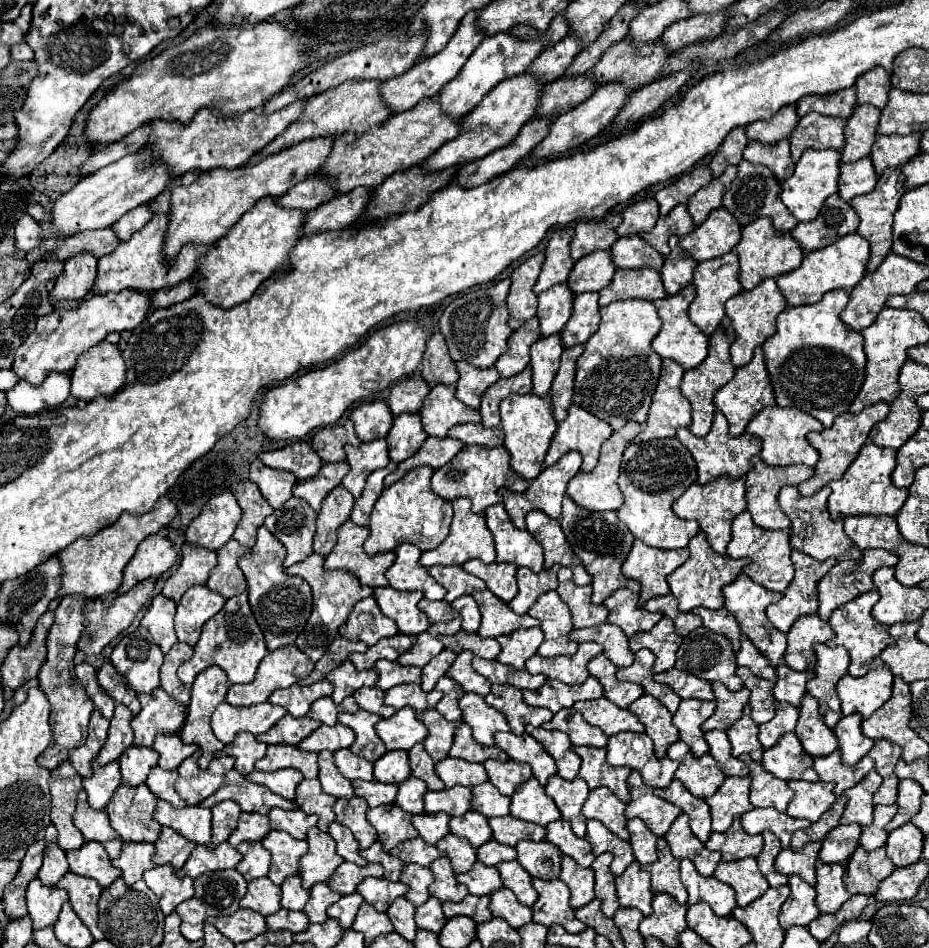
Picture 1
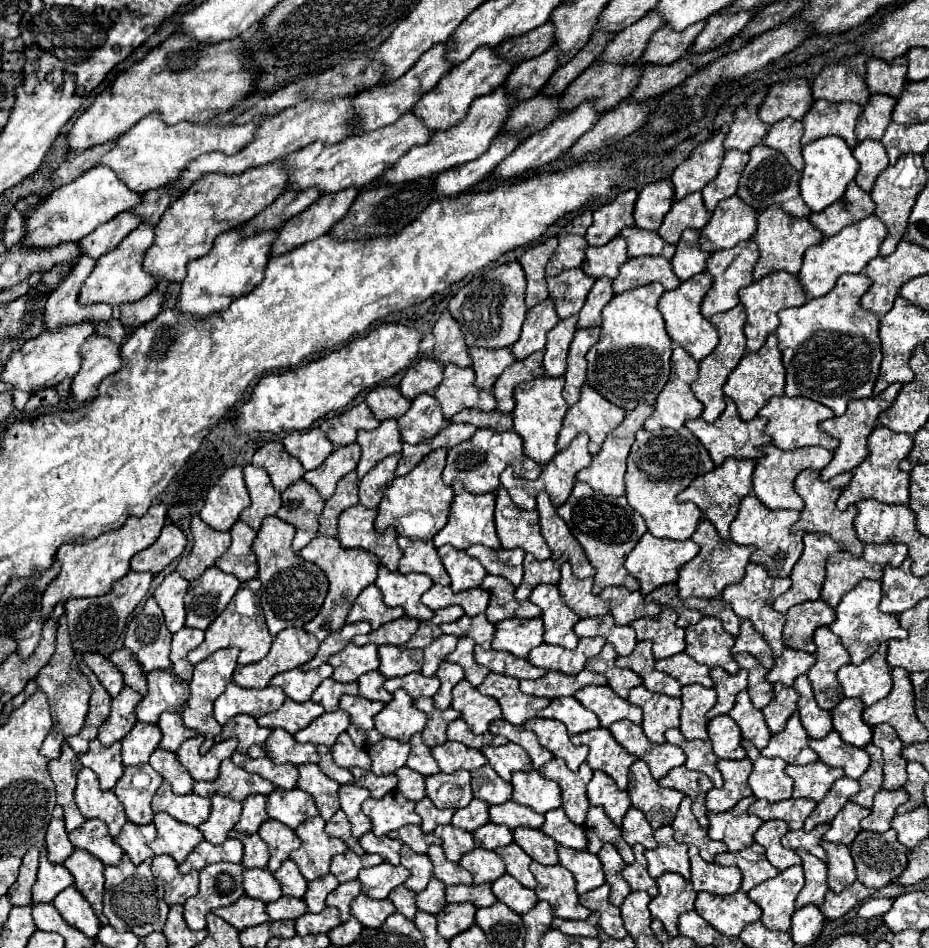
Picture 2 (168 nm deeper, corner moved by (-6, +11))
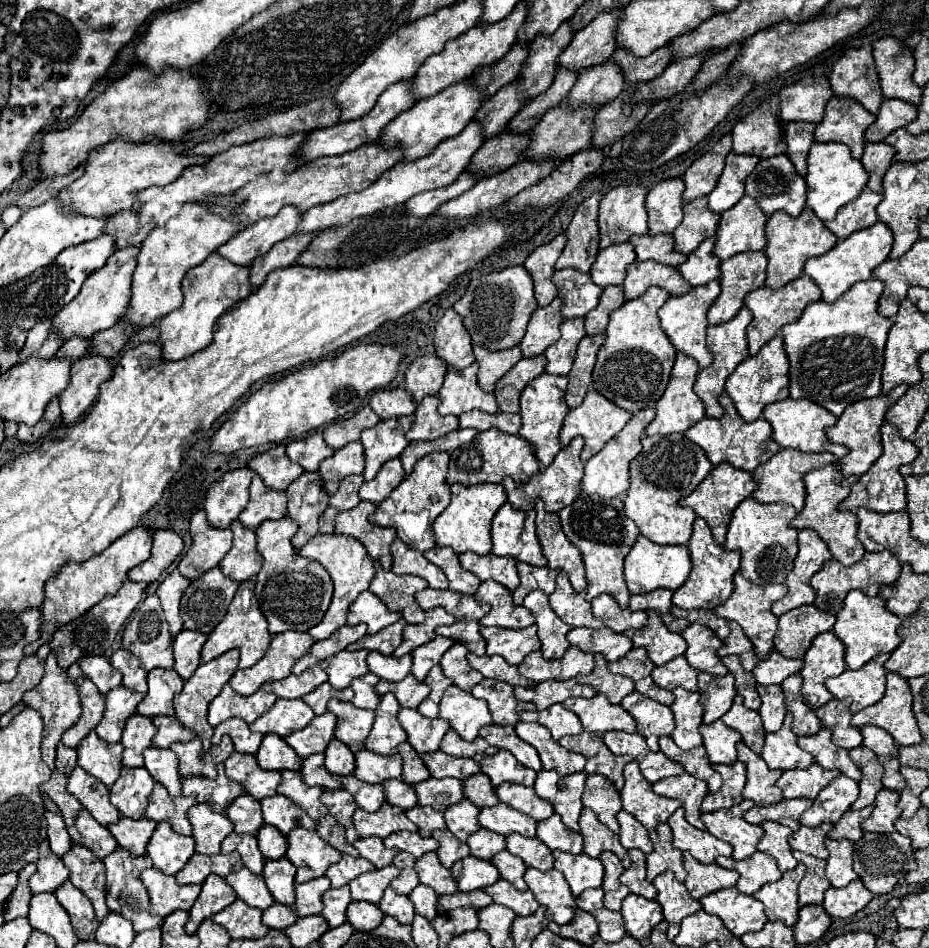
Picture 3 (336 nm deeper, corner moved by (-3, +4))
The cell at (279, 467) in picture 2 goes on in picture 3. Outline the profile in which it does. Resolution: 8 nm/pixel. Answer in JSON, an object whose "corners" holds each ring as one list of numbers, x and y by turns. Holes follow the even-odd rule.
{"corners":[[285,445,271,447,269,451,253,457,249,461,249,469,255,471,263,483,275,491,285,491,287,485,291,485,303,473,303,469,285,455]]}

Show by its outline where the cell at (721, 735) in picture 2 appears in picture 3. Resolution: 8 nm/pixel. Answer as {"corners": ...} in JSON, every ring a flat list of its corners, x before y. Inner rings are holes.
{"corners":[[723,721,701,725,699,733,703,737,703,745,707,749,707,757,711,763,729,765,737,761,737,743,741,741,741,733,729,729]]}

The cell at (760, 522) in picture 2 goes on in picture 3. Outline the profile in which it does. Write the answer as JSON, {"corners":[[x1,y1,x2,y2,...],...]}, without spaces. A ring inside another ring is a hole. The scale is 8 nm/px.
{"corners":[[747,497,737,505,725,535,725,549,741,551,741,575,757,585,785,583,785,577,793,569,797,555,797,529,791,525,797,515,795,507,785,503,761,505,753,497]]}

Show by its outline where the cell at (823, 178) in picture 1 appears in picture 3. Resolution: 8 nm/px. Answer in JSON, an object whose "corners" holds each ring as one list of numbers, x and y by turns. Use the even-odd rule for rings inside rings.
{"corners":[[813,143,809,151,809,173,807,173,807,207,815,211,815,215,823,221,833,219,837,211,857,199,863,191,863,187,869,181,867,169,861,165,861,161,851,157,849,147,843,143]]}

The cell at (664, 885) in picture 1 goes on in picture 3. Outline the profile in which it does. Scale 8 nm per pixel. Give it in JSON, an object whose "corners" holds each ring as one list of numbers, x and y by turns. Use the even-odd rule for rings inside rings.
{"corners":[[659,823,649,831,653,841,653,853,647,855,647,879,653,881,659,873,671,869,675,877,683,883,685,869,683,869,683,855,671,845,671,827,667,823]]}

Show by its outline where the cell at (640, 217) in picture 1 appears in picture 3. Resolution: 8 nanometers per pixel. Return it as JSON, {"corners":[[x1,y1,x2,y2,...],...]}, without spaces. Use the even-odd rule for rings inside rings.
{"corners":[[681,177,665,179,657,183,647,195,649,213,649,235,669,233,665,229,677,229,683,219,683,195,685,183]]}

